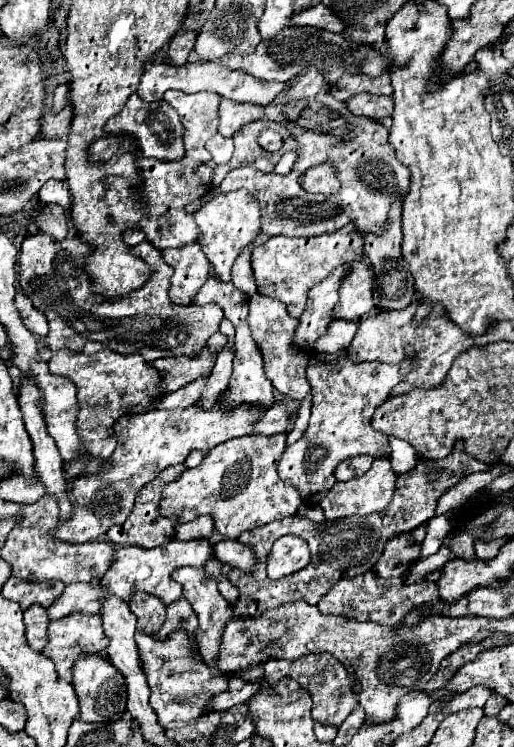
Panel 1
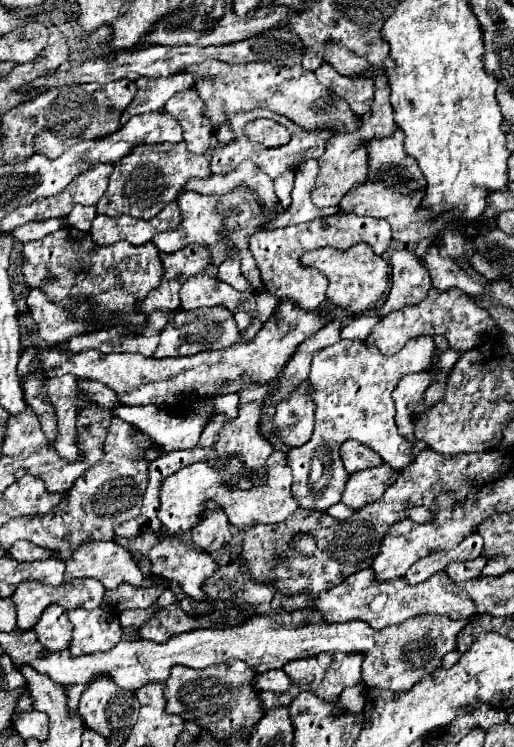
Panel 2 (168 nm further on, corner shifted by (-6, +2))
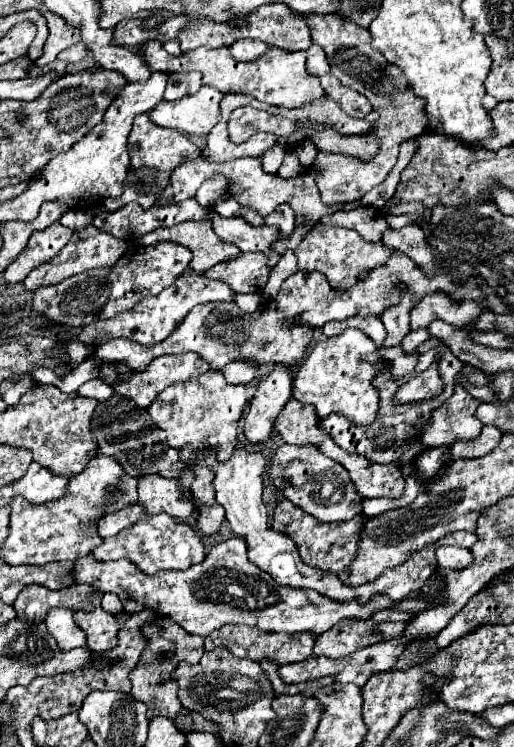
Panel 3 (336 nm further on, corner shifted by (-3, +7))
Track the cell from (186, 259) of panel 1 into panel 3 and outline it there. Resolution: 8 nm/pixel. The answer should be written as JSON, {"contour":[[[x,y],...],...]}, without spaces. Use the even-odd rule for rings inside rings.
{"contour":[[[157,242],[153,246],[131,248],[123,258],[107,268],[89,270],[73,276],[57,286],[41,286],[33,290],[33,310],[47,318],[49,324],[81,328],[97,320],[113,318],[123,310],[131,310],[145,296],[155,296],[169,288],[191,264],[191,250],[173,242]]]}

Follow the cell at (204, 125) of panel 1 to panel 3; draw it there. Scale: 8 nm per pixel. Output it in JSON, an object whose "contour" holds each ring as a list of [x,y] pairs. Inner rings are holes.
{"contour":[[[189,72],[189,74],[171,74],[169,86],[165,90],[165,100],[177,100],[189,94],[195,94],[201,88],[201,74]]]}

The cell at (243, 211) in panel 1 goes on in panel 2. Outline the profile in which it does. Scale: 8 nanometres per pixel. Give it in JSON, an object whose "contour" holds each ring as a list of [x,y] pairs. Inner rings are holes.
{"contour":[[[236,255],[228,257],[228,259],[218,267],[218,277],[220,277],[220,281],[232,285],[232,287],[238,289],[238,291],[252,293],[252,285],[250,285],[248,279],[242,275],[242,271],[240,271],[240,259],[238,259]]]}

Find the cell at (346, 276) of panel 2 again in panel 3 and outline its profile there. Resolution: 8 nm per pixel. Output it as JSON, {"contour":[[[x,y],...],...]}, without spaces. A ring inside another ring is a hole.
{"contour":[[[315,226],[315,228],[311,228],[295,250],[295,256],[299,260],[297,262],[299,270],[307,270],[307,272],[319,270],[319,272],[323,272],[333,290],[349,290],[351,286],[357,284],[361,272],[383,266],[389,260],[391,254],[393,254],[393,250],[385,248],[383,244],[371,244],[361,234],[357,234],[355,230],[335,228],[335,226],[329,226],[329,228]]]}

